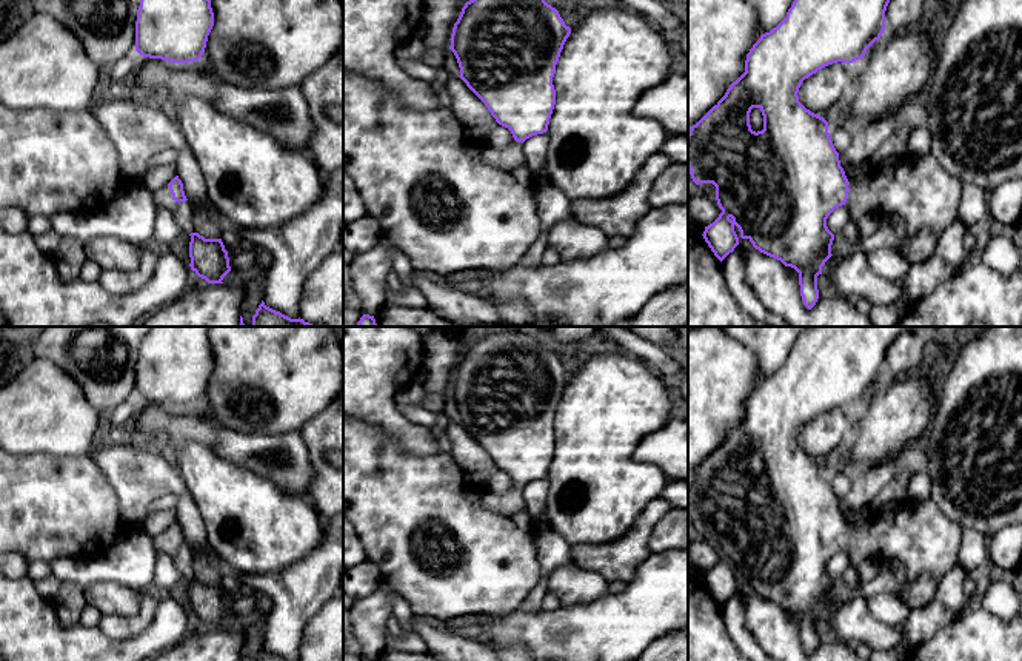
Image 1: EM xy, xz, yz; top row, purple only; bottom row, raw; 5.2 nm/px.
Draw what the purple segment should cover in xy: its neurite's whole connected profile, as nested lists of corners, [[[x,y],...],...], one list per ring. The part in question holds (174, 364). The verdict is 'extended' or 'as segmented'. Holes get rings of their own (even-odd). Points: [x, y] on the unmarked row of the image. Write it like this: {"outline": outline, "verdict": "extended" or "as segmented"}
{"outline": [[[151,327],[140,344],[135,396],[171,408],[199,405],[214,371],[209,327]]], "verdict": "as segmented"}

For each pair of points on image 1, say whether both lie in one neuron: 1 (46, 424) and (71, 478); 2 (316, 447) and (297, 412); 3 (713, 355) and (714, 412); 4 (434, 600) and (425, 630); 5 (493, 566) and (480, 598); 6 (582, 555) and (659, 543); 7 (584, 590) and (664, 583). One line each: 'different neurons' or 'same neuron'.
1: different neurons
2: different neurons
3: same neuron
4: different neurons
5: same neuron
6: different neurons
7: different neurons

